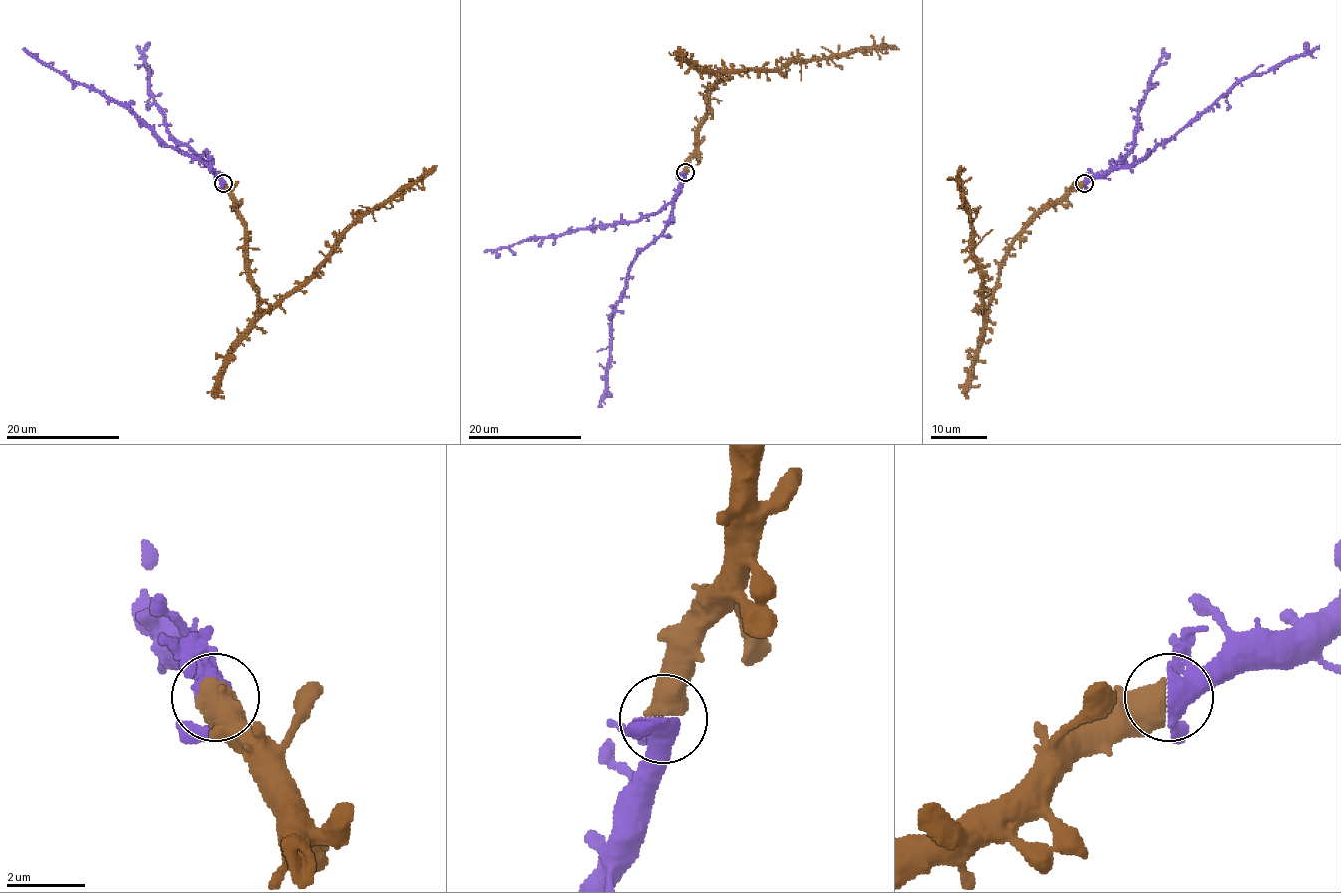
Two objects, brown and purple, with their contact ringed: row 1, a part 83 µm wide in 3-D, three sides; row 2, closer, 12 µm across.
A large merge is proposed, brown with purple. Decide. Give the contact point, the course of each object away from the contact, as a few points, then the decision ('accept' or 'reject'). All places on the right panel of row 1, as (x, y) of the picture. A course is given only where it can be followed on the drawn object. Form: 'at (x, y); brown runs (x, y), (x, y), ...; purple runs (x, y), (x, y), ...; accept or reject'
at (1084, 183); brown runs (1083, 183), (1070, 187), (1042, 211), (1014, 242), (991, 303), (982, 310), (982, 266), (975, 258), (961, 165); purple runs (1085, 183), (1106, 177), (1117, 168), (1131, 168), (1167, 138), (1200, 117), (1235, 85), (1305, 56), (1319, 45); accept

